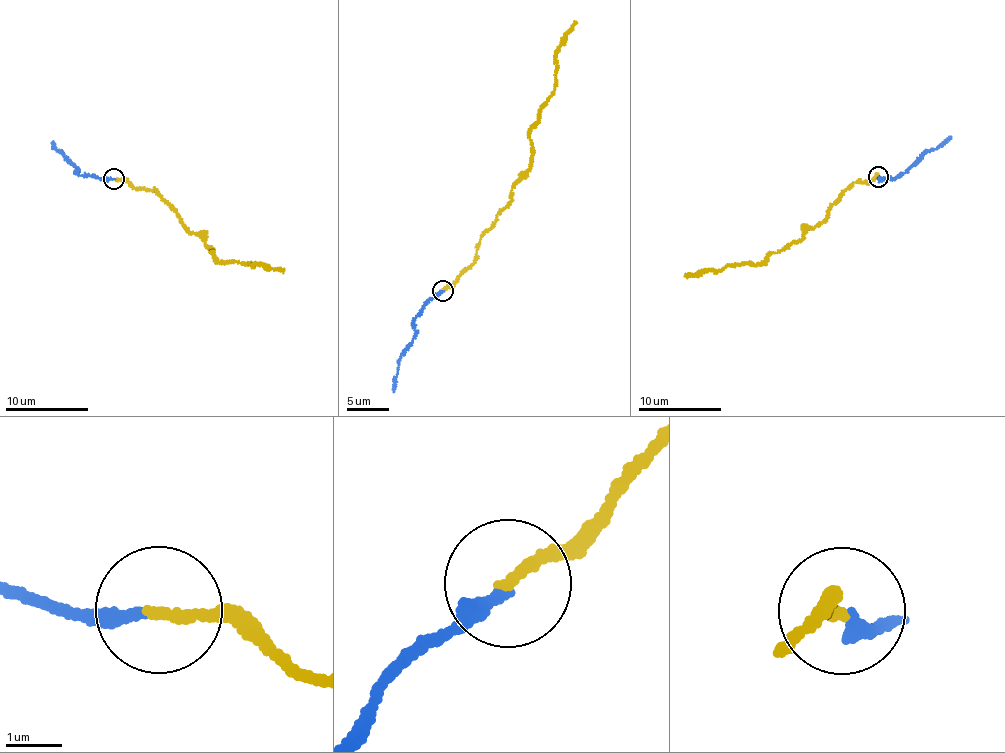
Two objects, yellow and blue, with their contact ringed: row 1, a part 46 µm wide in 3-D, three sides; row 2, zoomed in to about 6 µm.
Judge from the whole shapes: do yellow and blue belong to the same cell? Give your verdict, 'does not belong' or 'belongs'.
belongs

